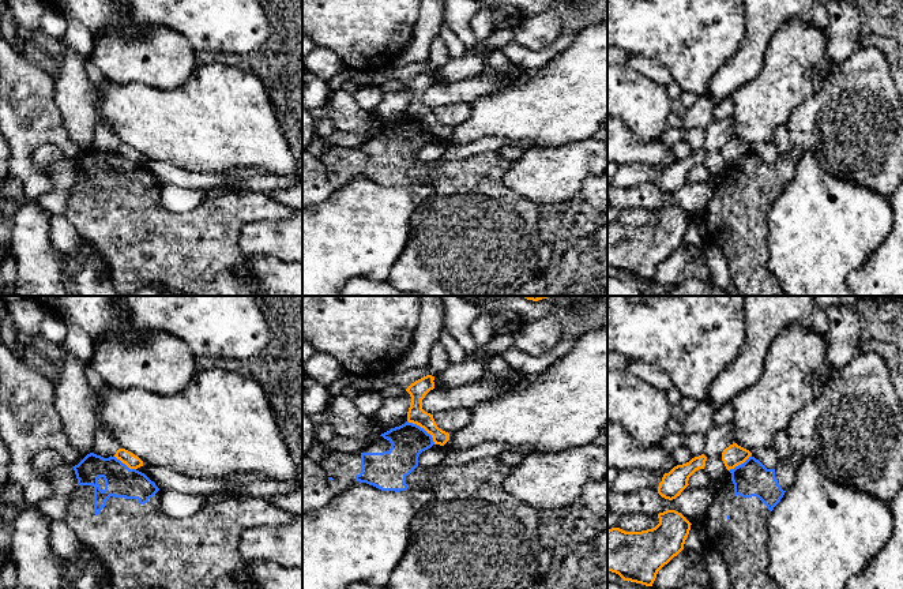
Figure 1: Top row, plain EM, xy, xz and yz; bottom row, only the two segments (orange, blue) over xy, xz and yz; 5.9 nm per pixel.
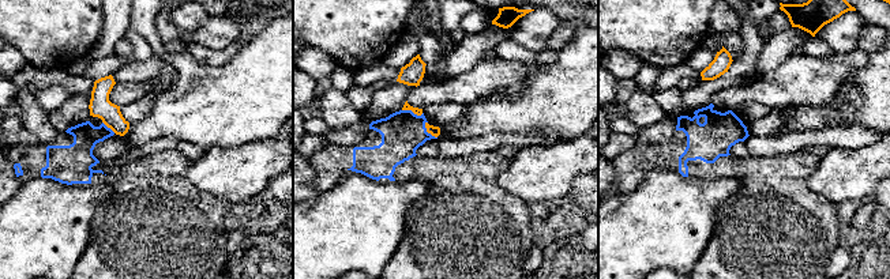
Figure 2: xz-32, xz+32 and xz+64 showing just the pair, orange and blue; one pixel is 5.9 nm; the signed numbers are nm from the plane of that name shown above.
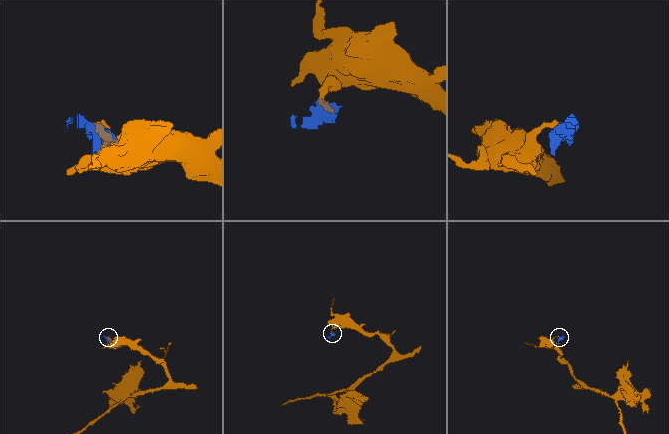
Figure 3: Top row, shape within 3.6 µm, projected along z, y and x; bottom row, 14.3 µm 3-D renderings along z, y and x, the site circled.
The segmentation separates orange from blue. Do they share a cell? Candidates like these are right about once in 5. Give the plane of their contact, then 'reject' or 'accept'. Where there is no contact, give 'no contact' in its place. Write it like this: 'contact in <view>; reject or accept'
contact in xz; reject

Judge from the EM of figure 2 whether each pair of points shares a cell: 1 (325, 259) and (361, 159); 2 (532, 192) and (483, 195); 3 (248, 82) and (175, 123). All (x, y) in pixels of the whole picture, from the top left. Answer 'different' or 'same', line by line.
1: different
2: different
3: same

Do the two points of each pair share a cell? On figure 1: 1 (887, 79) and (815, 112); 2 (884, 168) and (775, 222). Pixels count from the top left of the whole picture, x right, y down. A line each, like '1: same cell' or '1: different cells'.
1: same cell
2: different cells

